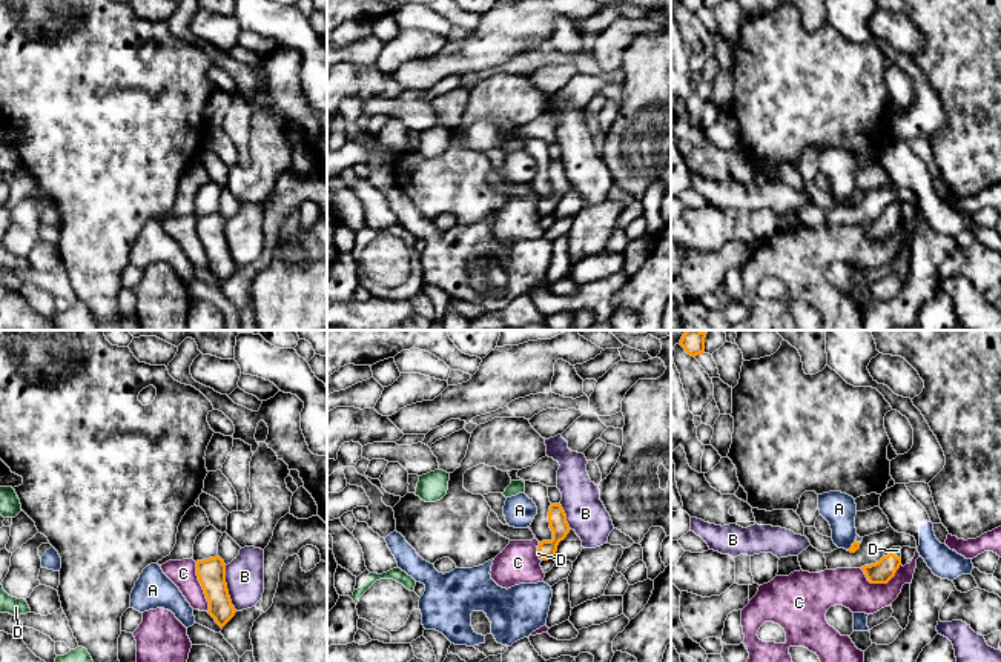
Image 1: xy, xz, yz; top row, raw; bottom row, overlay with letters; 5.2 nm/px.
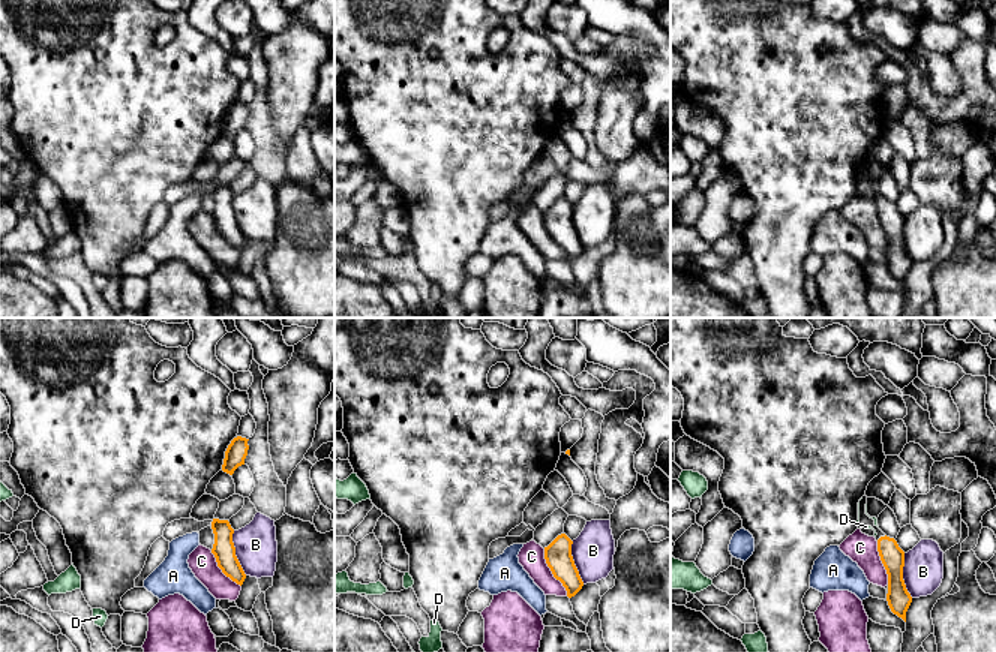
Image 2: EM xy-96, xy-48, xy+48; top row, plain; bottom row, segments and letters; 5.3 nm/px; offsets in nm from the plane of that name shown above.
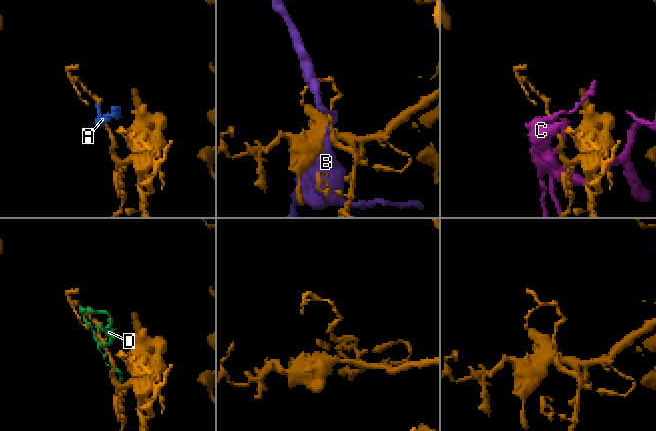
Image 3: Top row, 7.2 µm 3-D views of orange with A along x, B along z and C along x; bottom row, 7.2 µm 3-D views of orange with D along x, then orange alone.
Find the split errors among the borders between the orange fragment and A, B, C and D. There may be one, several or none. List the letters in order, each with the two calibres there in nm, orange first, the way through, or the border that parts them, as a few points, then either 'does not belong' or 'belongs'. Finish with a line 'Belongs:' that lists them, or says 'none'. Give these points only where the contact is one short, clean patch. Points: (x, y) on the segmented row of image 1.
A: 50/180 nm | along yz (855, 541), (848, 550) | does not belong
B: 150/200 nm | does not belong
C: 150/140 nm | does not belong
D: 120/50 nm | across yz (882, 572), (892, 561), (892, 553), (897, 550) | belongs
Belongs: D

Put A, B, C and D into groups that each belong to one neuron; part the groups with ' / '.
A / B / C / D

